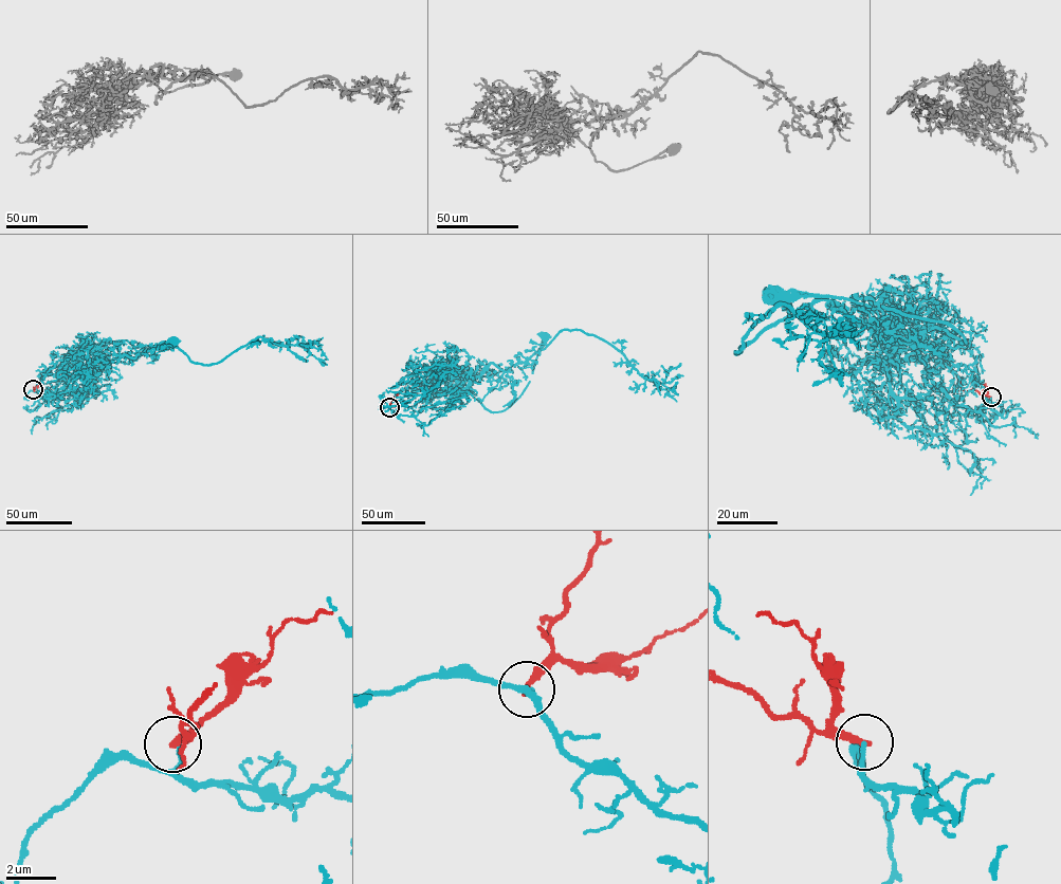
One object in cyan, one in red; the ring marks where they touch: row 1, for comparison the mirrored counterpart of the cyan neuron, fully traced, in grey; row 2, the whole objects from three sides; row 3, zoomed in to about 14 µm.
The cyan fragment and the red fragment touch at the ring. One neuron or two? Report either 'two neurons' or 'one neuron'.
two neurons

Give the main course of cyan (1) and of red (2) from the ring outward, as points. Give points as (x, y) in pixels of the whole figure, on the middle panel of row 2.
1: (389, 407), (415, 416), (491, 363), (507, 371), (525, 362), (545, 337)
2: (389, 407), (395, 393)

